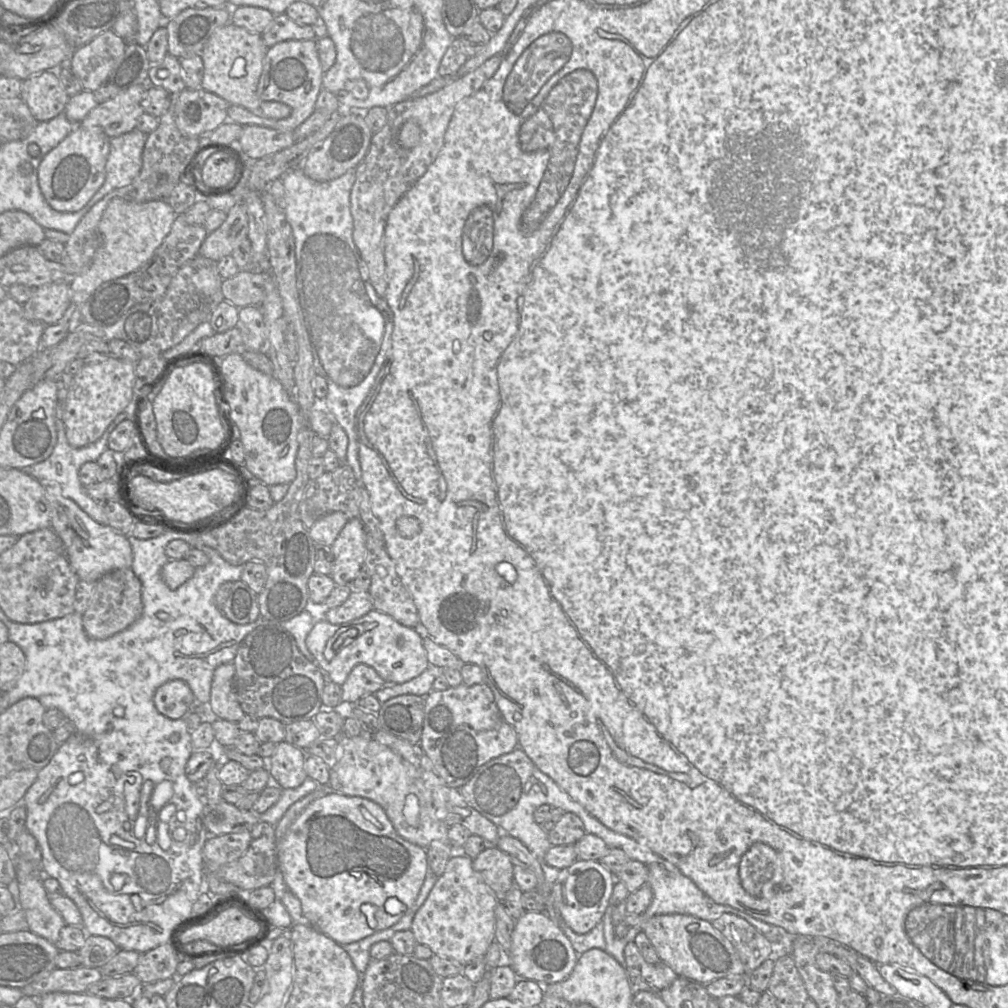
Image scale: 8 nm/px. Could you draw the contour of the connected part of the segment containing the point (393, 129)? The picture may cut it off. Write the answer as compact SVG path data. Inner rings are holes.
M495 55L485 61L481 66L442 89L419 98L409 98L388 108L387 121L384 127L374 133L369 149L363 160L355 168L355 182L351 190L351 214L353 217L353 240L367 267L368 278L380 297L385 298L387 292L386 258L384 255L384 232L388 215L398 201L413 187L413 185L426 173L436 159L444 144L444 136L453 115L455 107L482 88L491 78L501 64L501 55ZM408 119L415 119L421 128L419 143L412 149L403 148L399 142L399 132Z

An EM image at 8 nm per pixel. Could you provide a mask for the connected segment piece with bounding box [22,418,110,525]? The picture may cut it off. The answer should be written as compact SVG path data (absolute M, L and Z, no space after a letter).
M56 418L55 427L57 432L57 442L52 454L46 460L34 464L29 468L23 468L22 470L25 470L29 475L40 482L56 481L61 488L61 494L63 497L73 500L96 522L103 525L108 525L108 519L103 509L100 507L98 501L92 499L87 494L86 488L79 480L78 473L80 467L84 463L97 461L99 456L108 448L108 438L110 436L109 431L105 431L104 434L94 443L80 448L74 448L68 443L64 423L61 419Z

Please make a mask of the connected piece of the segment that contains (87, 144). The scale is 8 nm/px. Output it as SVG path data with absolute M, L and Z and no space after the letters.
M75 126L64 140L44 156L38 168L38 183L53 209L59 212L77 212L103 185L110 139L102 129Z

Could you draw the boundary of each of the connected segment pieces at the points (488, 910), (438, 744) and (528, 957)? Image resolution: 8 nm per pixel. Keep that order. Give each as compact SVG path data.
M456 851L450 857L444 873L438 877L427 899L415 914L410 928L418 944L428 946L433 954L456 961L463 967L472 959L485 956L495 941L495 908L499 903L494 892L474 871L472 861L461 851Z
M460 684L444 691L432 690L425 697L423 730L419 745L446 785L460 788L491 759L518 747L518 736L495 704L489 684Z
M525 912L515 921L512 943L505 958L519 979L536 981L540 985L565 980L572 972L578 954L558 924L545 912Z

